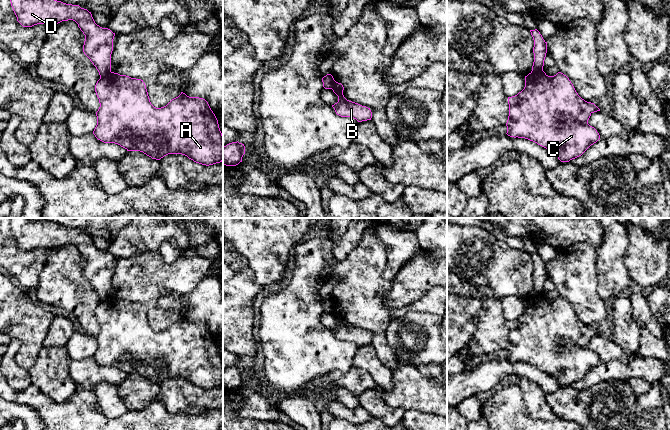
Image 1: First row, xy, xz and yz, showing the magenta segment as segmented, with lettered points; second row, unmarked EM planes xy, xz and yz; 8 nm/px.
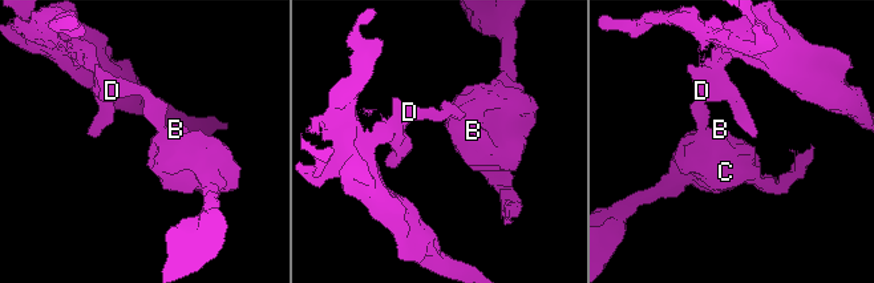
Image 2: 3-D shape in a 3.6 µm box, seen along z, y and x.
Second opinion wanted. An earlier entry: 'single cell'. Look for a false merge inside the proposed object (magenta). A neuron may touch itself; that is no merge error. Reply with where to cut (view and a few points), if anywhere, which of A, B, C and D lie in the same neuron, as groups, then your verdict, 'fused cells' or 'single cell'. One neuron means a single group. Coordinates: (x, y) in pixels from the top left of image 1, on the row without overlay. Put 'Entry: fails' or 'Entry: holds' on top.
Entry: fails
cut in yz along (542, 294), (531, 297); A B C / D; fused cells

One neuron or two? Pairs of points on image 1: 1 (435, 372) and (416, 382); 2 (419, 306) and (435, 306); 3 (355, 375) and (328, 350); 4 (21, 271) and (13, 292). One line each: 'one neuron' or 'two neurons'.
1: two neurons
2: one neuron
3: two neurons
4: two neurons

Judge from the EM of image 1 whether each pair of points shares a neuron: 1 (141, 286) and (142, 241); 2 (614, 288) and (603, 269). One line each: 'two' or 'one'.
1: two
2: one

